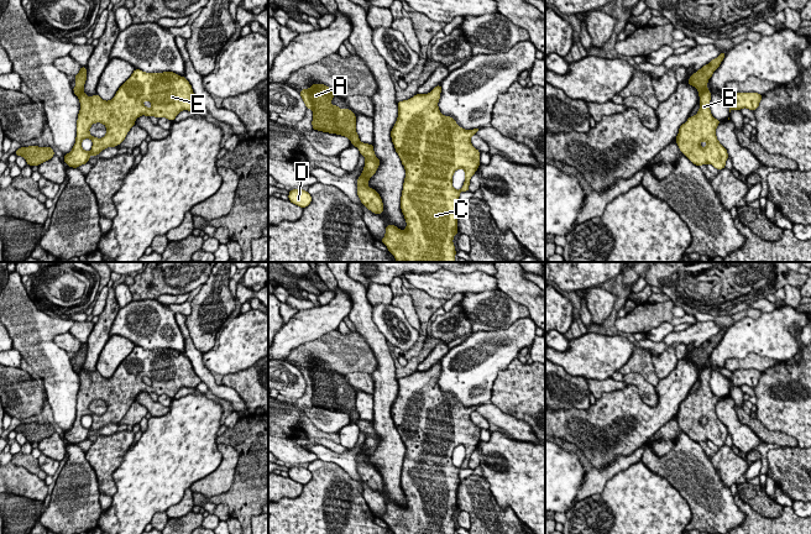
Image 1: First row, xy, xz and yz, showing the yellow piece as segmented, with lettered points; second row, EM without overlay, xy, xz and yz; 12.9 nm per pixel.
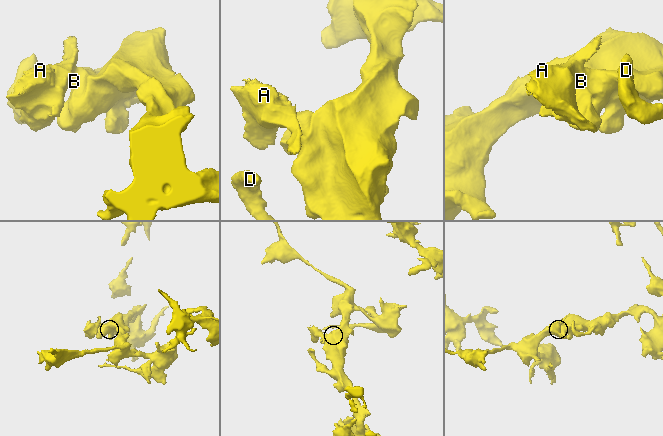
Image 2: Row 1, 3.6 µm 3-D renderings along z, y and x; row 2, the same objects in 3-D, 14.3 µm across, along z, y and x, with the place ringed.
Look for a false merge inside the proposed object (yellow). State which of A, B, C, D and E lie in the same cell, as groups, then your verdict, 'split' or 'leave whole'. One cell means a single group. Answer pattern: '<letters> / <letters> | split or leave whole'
A / B C D E | split

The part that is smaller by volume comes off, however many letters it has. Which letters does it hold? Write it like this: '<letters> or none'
A

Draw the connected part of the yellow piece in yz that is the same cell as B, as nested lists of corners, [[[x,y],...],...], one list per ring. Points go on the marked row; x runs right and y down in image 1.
[[[706,89],[700,96],[700,110],[679,129],[676,143],[680,151],[696,166],[711,163],[723,169],[728,158],[727,150],[716,137],[721,122],[710,111],[711,91]]]

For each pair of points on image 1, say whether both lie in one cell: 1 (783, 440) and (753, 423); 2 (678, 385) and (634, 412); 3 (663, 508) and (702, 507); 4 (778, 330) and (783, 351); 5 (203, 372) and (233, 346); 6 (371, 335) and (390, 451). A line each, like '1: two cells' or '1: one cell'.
1: one cell
2: one cell
3: two cells
4: one cell
5: two cells
6: one cell

